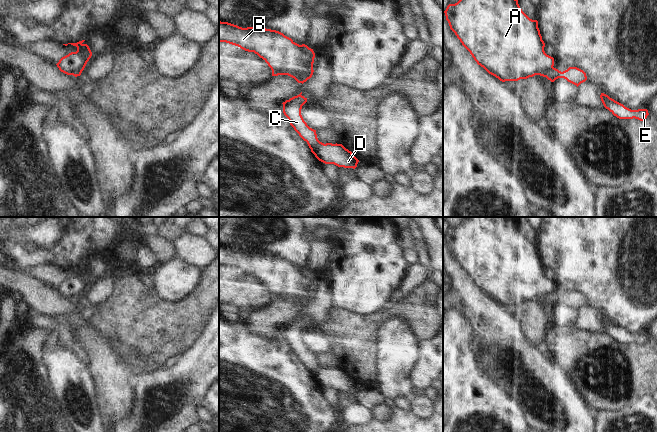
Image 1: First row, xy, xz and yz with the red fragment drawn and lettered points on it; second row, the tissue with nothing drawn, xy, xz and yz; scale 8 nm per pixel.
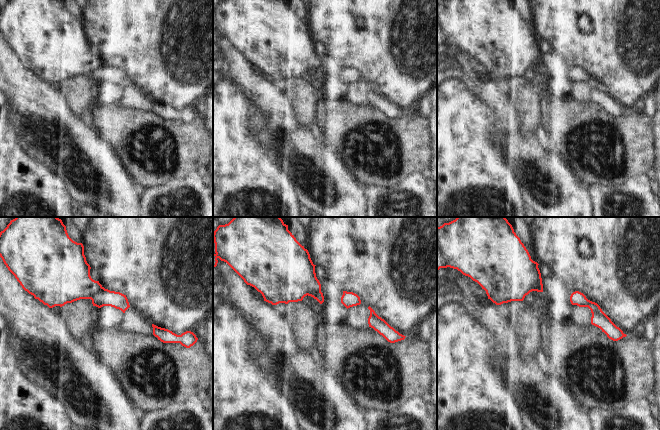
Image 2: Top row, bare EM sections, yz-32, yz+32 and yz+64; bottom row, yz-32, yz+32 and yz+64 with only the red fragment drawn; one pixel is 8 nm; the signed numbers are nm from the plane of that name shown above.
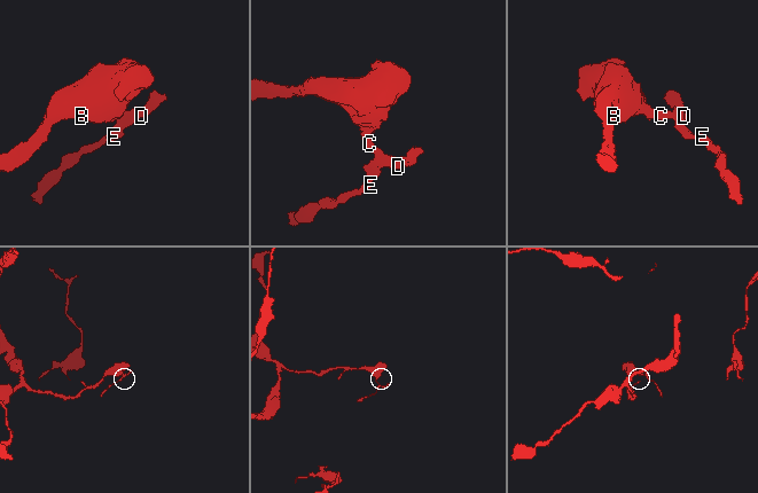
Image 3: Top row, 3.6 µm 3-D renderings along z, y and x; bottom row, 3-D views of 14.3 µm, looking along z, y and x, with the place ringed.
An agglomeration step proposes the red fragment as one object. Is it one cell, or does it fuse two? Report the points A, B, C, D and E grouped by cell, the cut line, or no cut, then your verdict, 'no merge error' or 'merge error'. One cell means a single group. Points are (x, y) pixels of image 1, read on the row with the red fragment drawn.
A B / C D E | yz (552, 66), (543, 76) | merge error

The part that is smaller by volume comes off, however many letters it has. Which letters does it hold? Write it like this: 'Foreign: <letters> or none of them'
Foreign: C, D, E

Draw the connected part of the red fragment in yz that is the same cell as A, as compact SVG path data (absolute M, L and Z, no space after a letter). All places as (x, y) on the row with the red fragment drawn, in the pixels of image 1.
M459 0L444 11L450 29L470 52L478 65L500 81L518 81L535 75L545 76L554 66L554 58L544 51L538 21L530 19L520 8L518 0Z

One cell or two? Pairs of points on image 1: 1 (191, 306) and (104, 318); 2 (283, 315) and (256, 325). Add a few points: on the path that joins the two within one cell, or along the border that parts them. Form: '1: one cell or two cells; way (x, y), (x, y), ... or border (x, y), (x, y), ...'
1: one cell; way (169, 318), (126, 318)
2: one cell; way (276, 315), (263, 320)

